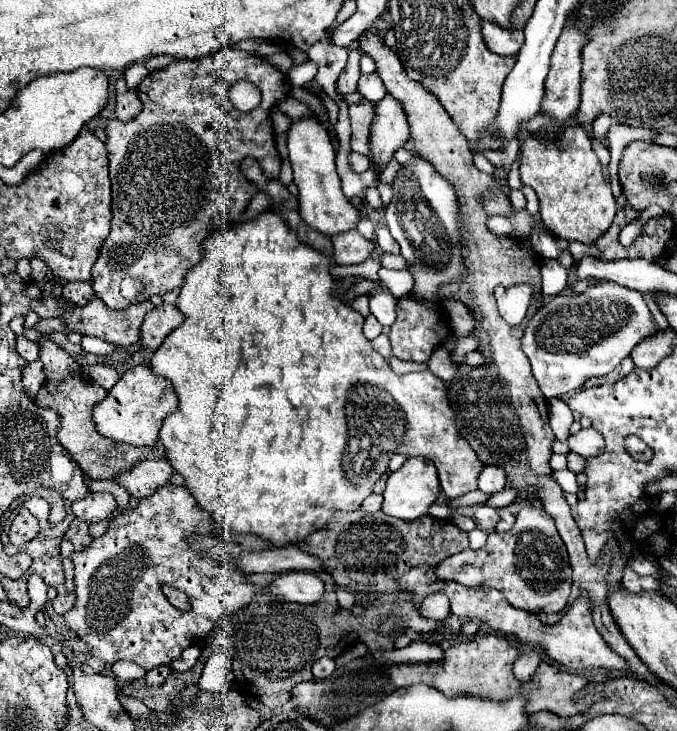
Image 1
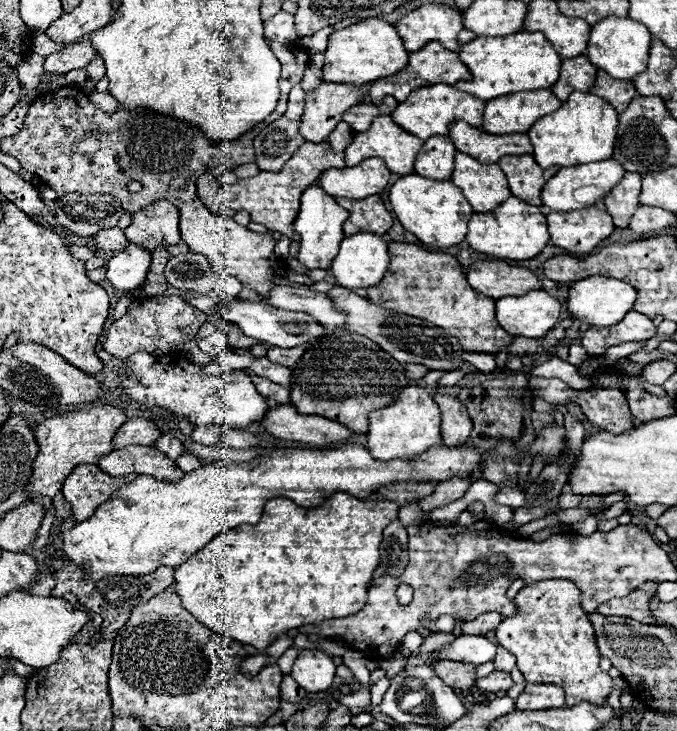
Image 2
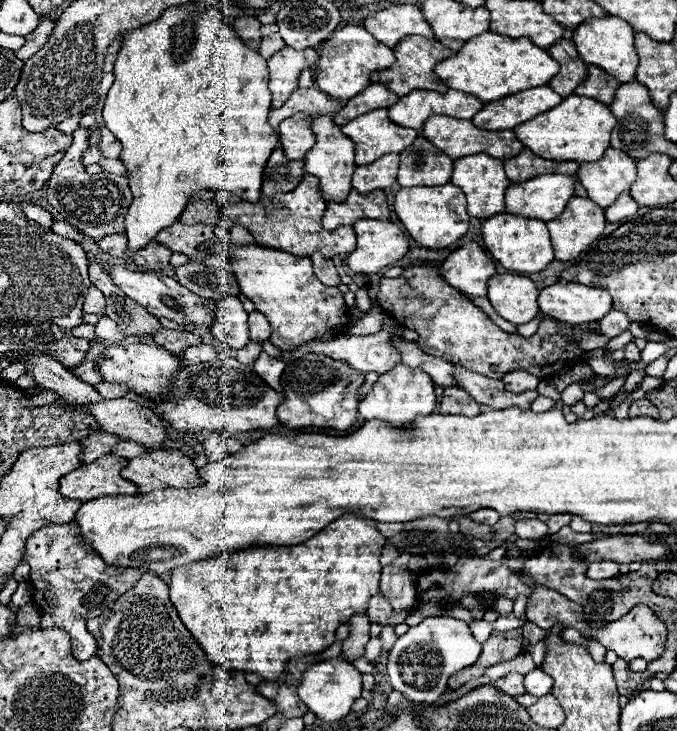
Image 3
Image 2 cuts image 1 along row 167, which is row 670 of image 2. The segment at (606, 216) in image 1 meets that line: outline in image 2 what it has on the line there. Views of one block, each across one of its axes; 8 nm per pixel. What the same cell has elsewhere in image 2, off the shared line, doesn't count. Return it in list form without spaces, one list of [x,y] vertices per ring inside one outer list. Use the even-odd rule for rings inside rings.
[[[540,580],[524,586],[514,604],[518,612],[500,622],[496,638],[518,660],[518,670],[528,682],[558,684],[566,692],[566,706],[582,700],[604,704],[614,686],[624,688],[622,678],[610,678],[598,668],[600,652],[588,614],[580,606],[582,592],[570,580]]]

